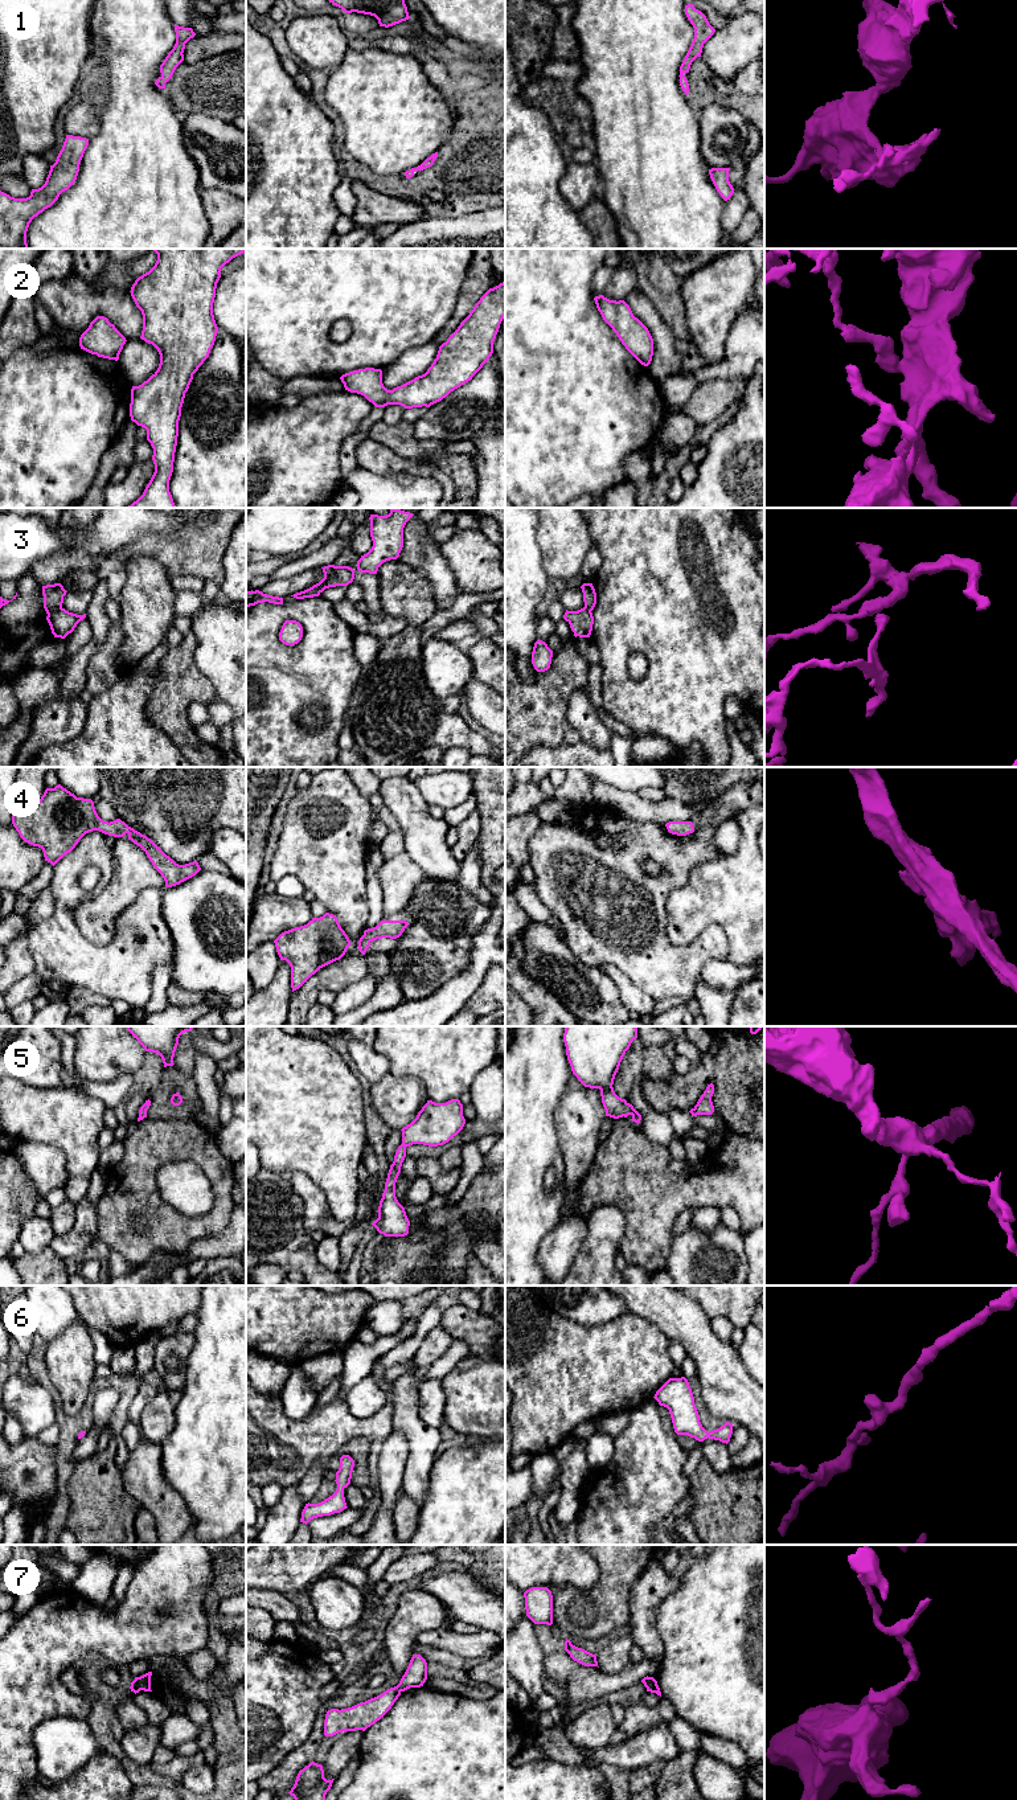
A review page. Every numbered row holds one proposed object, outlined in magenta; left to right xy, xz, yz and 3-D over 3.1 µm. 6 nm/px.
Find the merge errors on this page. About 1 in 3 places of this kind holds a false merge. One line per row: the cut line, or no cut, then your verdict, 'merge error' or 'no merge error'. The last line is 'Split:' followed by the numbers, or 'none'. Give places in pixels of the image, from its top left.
1: cut none; no merge error
2: cut none; no merge error
3: cut xy (61, 606), (48, 614); merge error
4: cut none; no merge error
5: cut none; no merge error
6: cut none; no merge error
7: cut xy (136, 1677), (142, 1689); merge error
Split: 3, 7

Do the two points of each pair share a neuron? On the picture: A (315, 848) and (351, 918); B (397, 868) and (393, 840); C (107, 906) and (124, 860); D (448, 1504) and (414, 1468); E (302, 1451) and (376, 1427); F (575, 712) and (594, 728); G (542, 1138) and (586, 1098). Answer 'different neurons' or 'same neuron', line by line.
A: same neuron
B: different neurons
C: same neuron
D: different neurons
E: same neuron
F: same neuron
G: different neurons

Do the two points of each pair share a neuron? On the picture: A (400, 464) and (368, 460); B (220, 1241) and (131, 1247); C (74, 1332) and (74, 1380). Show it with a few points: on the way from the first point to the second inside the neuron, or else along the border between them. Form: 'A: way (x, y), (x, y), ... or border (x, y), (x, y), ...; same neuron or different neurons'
A: way (392, 463), (376, 460); same neuron
B: border (221, 1231), (195, 1239), (177, 1254); different neurons
C: way (74, 1344), (74, 1368); same neuron

